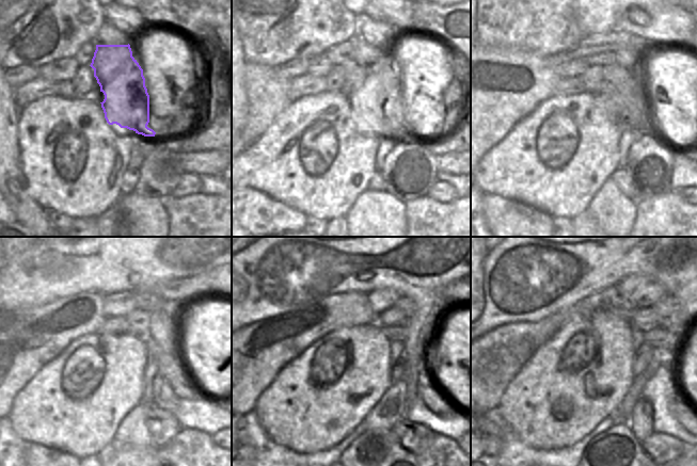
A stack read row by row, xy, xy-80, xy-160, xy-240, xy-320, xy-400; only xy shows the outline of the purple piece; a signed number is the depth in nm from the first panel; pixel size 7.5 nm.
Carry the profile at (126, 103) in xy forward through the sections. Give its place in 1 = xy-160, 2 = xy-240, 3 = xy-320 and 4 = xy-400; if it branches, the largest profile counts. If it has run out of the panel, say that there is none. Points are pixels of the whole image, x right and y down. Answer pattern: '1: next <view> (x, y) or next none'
1: next xy-160 (628, 103)
2: next xy-240 (160, 339)
3: next xy-320 (431, 397)
4: next xy-400 (683, 413)

